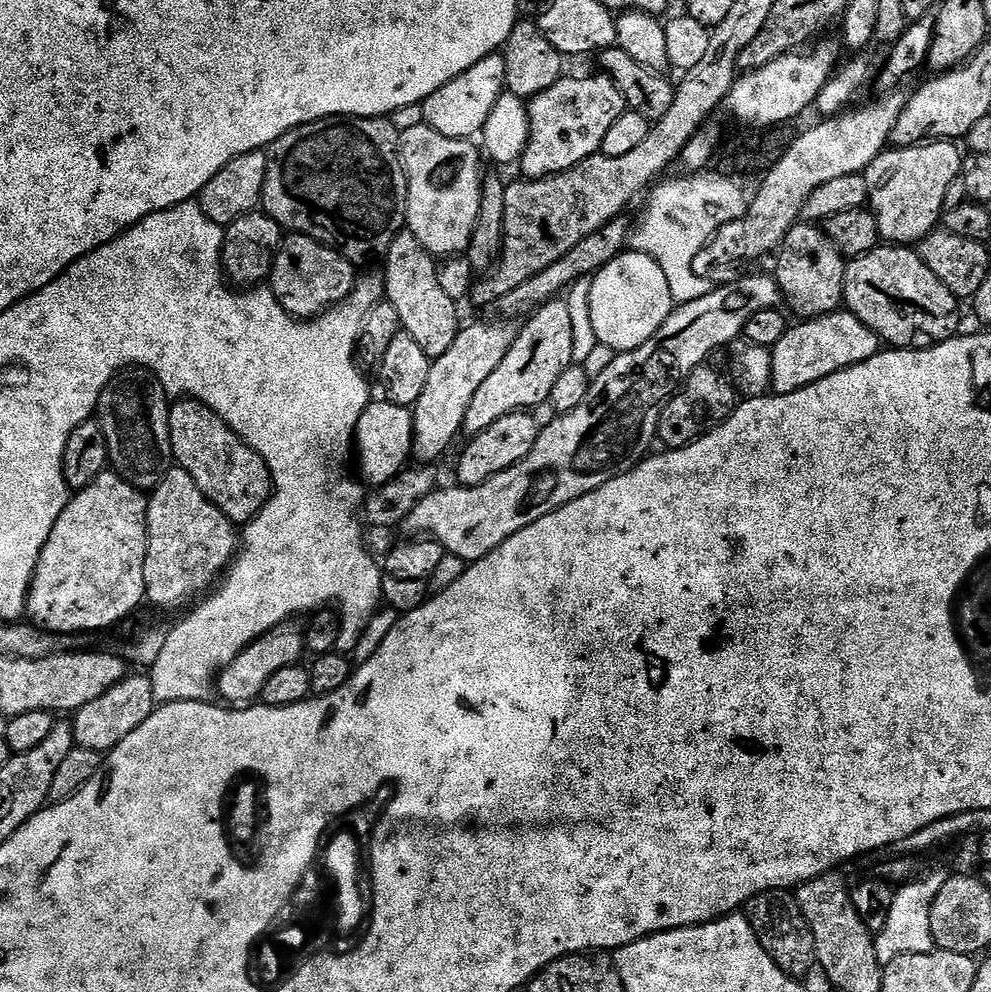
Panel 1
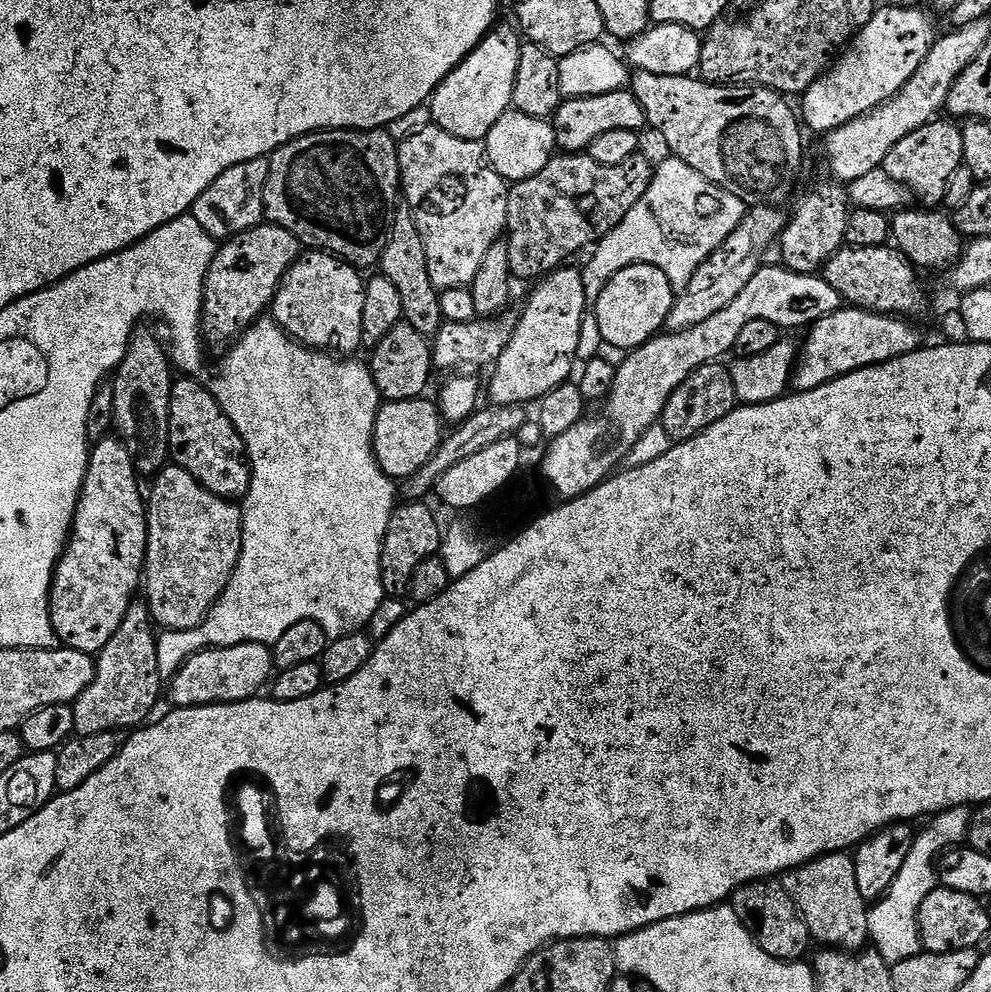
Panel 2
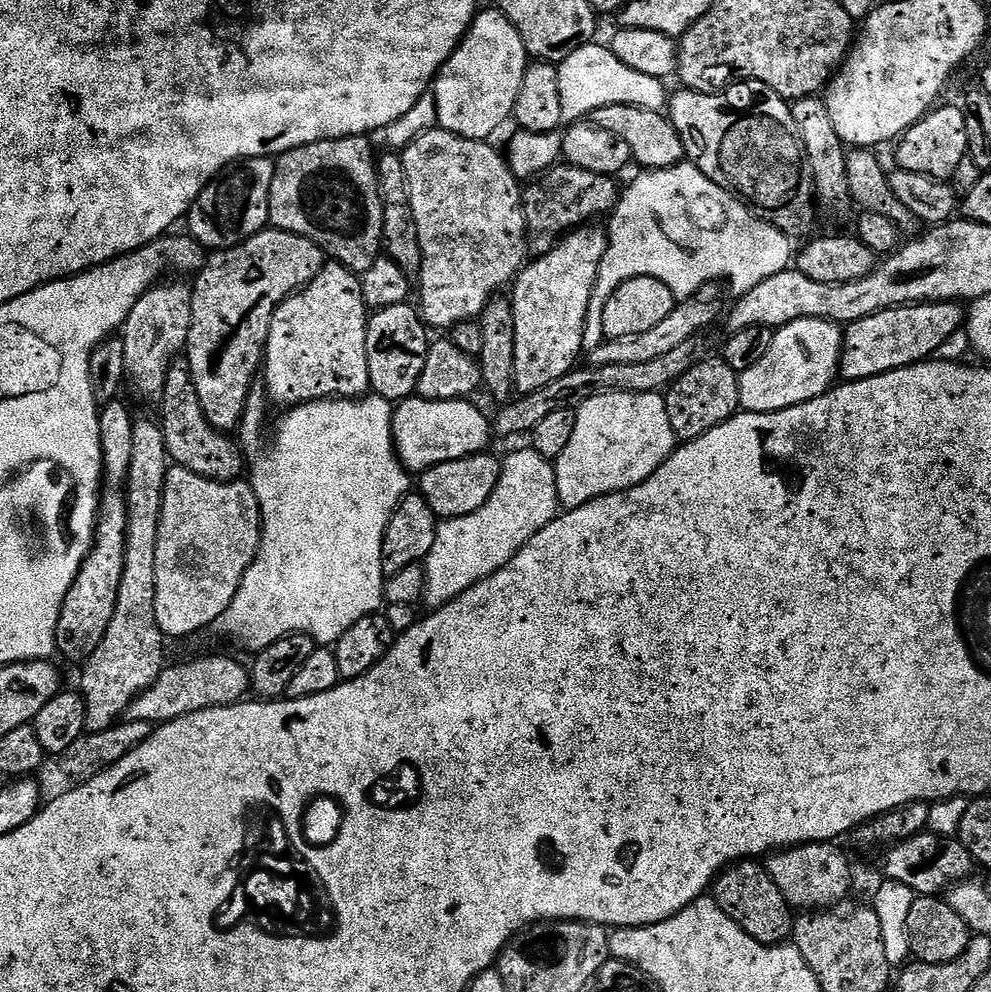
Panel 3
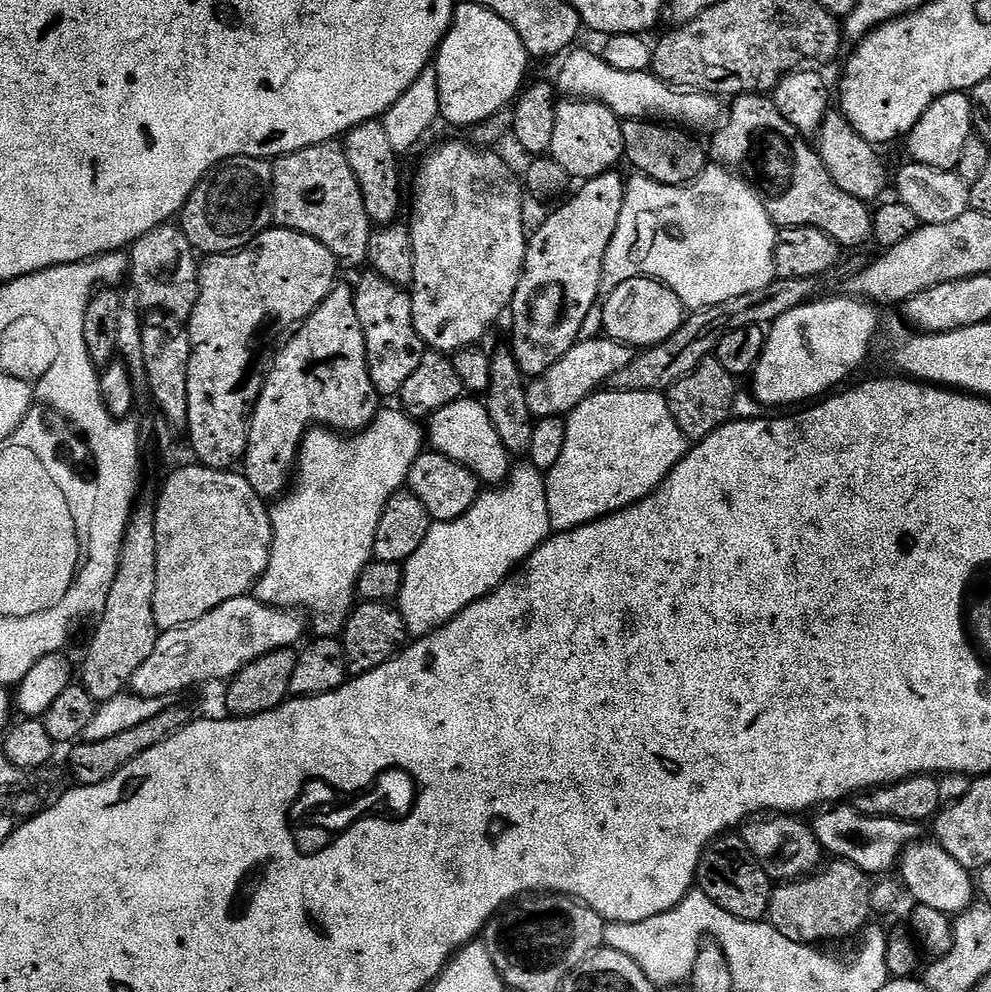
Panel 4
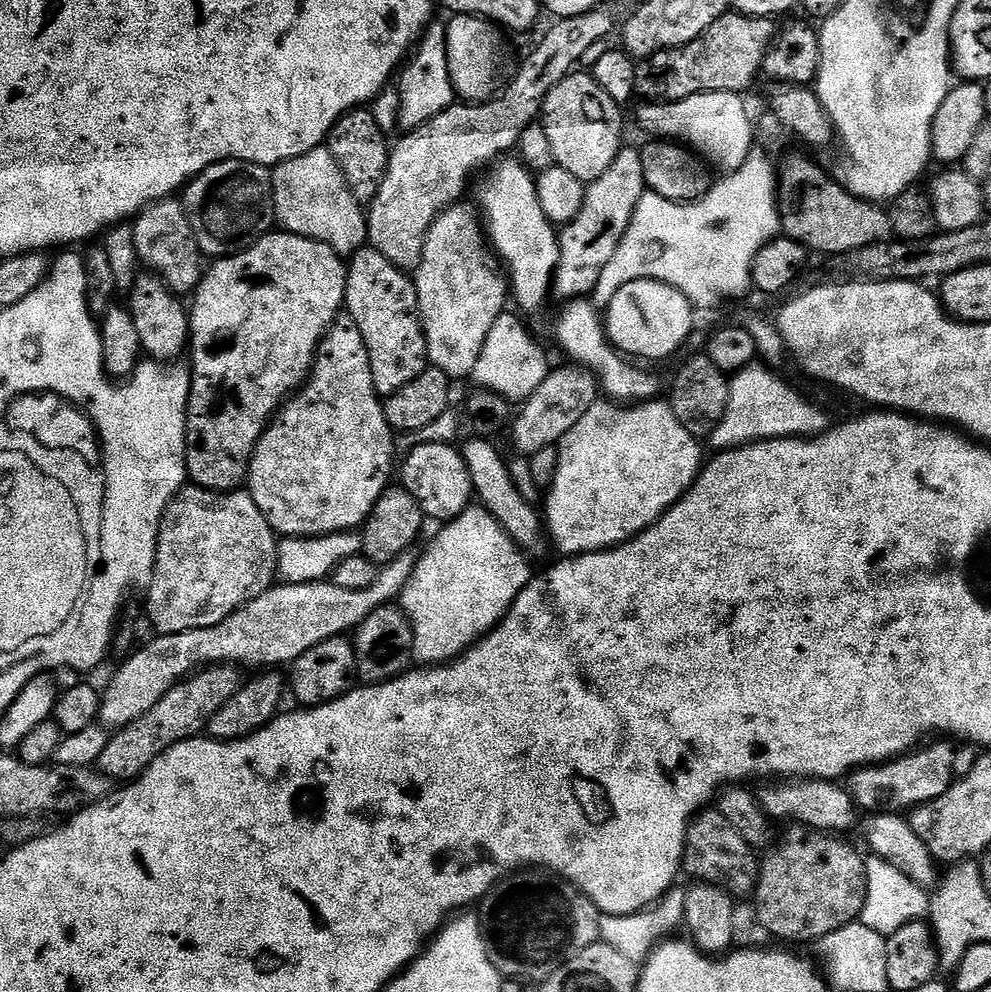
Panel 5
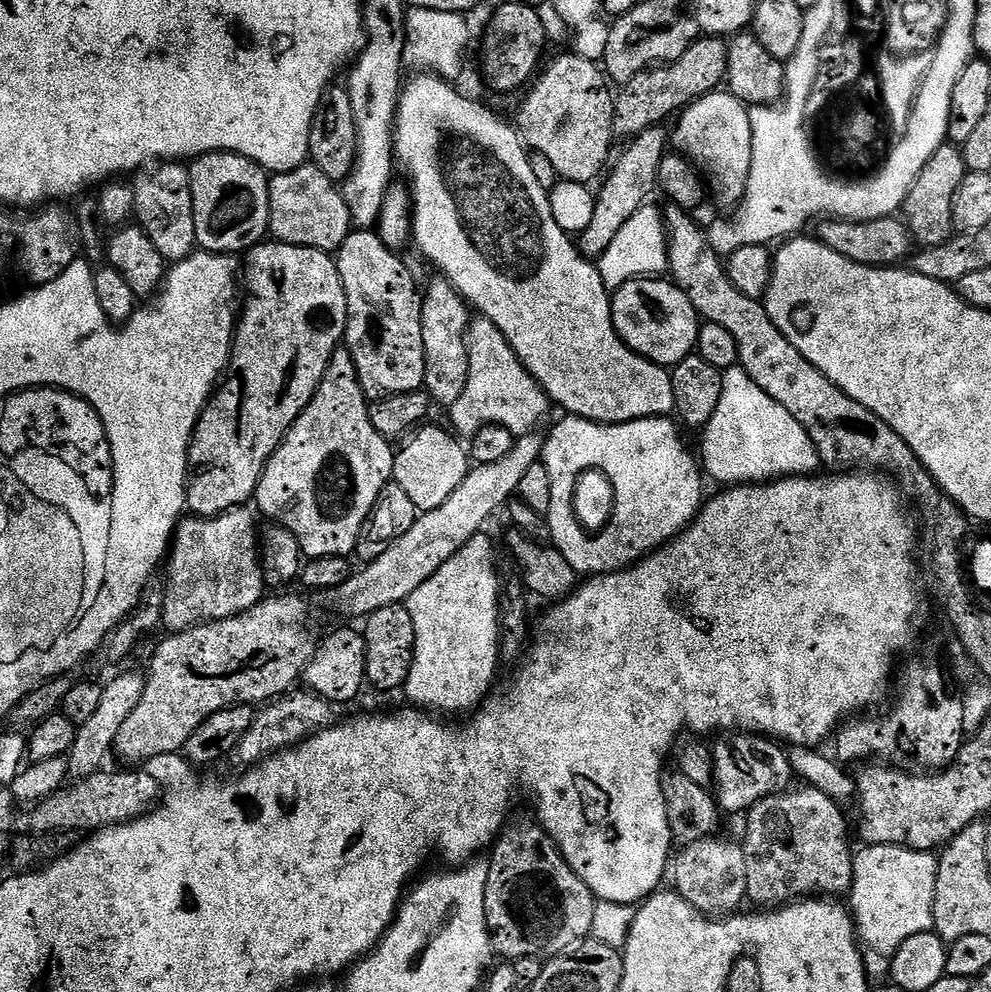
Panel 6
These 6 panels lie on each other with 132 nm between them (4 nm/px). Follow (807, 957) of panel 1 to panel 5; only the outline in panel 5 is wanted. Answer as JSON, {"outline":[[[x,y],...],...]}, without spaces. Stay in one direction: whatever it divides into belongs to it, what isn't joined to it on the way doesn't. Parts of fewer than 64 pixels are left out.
{"outline":[[[701,810],[692,818],[688,826],[688,833],[684,839],[684,859],[682,868],[685,873],[689,872],[696,882],[706,884],[719,884],[733,897],[751,897],[756,891],[756,880],[760,876],[760,865],[757,857],[752,857],[747,842],[722,818],[719,810]]]}

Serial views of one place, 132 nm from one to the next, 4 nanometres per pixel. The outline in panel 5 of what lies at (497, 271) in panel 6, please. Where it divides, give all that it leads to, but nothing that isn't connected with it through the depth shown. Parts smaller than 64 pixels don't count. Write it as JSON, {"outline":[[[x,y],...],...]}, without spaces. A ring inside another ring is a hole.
{"outline":[[[504,158],[491,165],[481,176],[484,177],[480,181],[475,181],[474,204],[482,217],[486,239],[506,273],[514,304],[516,300],[515,307],[521,313],[536,312],[543,306],[548,292],[550,296],[556,263],[560,261],[557,229],[548,221],[546,214],[542,214],[542,202],[538,202],[533,173],[523,164]],[[584,298],[565,303],[563,307],[560,317],[556,320],[556,340],[560,343],[561,350],[569,356],[567,359],[587,368],[596,377],[599,391],[609,401],[651,401],[657,395],[655,392],[660,388],[655,374],[635,368],[635,366],[640,366],[629,362],[617,349],[612,347],[598,309]]]}

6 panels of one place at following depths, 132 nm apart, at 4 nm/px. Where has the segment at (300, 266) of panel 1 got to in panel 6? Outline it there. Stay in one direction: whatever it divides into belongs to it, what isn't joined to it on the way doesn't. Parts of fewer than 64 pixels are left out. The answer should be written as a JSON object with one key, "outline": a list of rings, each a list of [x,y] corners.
{"outline":[[[341,346],[336,349],[336,353],[330,358],[330,366],[326,370],[326,374],[322,378],[322,382],[318,386],[314,398],[306,406],[303,414],[296,419],[292,429],[284,435],[284,440],[276,447],[272,457],[264,463],[264,473],[256,487],[254,504],[260,507],[261,513],[259,512],[259,515],[261,517],[263,517],[262,515],[269,516],[267,519],[271,523],[281,524],[286,530],[290,530],[290,534],[294,534],[294,538],[298,538],[298,546],[301,553],[308,560],[330,558],[331,556],[351,557],[356,550],[358,534],[362,534],[362,526],[366,522],[370,510],[374,510],[374,502],[378,502],[378,494],[392,480],[396,452],[390,441],[382,438],[382,434],[378,434],[378,430],[374,430],[374,422],[370,422],[370,414],[368,413],[369,407],[370,401],[365,396],[362,386],[358,382],[354,358],[348,353],[347,347]]]}

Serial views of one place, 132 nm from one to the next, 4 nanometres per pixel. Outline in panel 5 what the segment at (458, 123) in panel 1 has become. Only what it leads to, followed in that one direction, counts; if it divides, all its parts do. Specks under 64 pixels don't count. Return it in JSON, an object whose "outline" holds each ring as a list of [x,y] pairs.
{"outline":[[[453,15],[452,21],[447,21],[444,41],[446,42],[446,58],[450,82],[457,97],[464,102],[483,102],[492,99],[497,91],[496,75],[500,72],[500,36],[497,25],[490,20],[481,20],[479,16]]]}

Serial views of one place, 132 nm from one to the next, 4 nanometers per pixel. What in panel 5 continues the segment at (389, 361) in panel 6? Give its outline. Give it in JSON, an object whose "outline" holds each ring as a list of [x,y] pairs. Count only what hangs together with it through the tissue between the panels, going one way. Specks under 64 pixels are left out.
{"outline":[[[370,246],[357,250],[346,267],[344,308],[358,330],[362,330],[362,342],[366,342],[366,350],[370,354],[370,370],[376,391],[387,398],[402,390],[406,382],[414,382],[414,378],[429,367],[416,281],[409,273],[394,266],[390,258],[382,258],[382,254]]]}

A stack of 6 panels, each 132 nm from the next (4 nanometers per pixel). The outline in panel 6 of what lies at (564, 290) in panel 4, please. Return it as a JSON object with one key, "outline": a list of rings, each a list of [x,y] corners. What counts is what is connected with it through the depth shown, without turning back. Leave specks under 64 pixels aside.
{"outline":[[[657,126],[646,130],[642,134],[631,137],[627,141],[628,149],[621,154],[611,165],[610,171],[603,177],[604,185],[600,192],[595,193],[596,205],[594,206],[594,218],[590,218],[590,226],[586,226],[584,232],[579,233],[578,247],[583,255],[589,258],[599,258],[608,249],[610,242],[614,242],[614,234],[634,218],[639,208],[645,207],[648,195],[658,188],[658,170],[662,158],[666,155],[666,145],[670,136],[663,127]]]}

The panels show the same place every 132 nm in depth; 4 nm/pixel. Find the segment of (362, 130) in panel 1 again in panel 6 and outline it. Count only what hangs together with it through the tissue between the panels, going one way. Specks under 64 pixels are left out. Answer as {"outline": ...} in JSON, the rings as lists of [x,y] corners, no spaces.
{"outline":[[[311,162],[299,164],[289,172],[275,173],[269,179],[270,218],[268,230],[273,241],[290,246],[322,250],[329,254],[339,252],[354,225],[350,210],[344,201],[337,181],[326,178],[322,170]]]}

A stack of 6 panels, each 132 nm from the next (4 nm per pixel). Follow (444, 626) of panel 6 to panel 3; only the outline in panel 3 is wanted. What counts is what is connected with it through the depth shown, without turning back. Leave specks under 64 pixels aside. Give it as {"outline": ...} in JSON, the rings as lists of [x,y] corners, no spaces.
{"outline":[[[530,446],[503,457],[502,486],[494,490],[492,497],[473,514],[437,525],[434,544],[424,561],[426,586],[423,597],[427,607],[435,610],[448,604],[470,586],[506,566],[538,530],[550,526],[561,512],[553,461],[542,458],[542,454]]]}

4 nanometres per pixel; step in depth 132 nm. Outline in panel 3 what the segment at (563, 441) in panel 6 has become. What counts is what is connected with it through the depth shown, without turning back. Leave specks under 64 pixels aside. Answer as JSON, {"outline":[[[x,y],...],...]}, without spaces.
{"outline":[[[607,392],[587,399],[575,409],[574,435],[566,450],[554,461],[556,466],[556,485],[561,509],[567,510],[586,506],[586,502],[594,502],[594,498],[602,498],[615,492],[629,492],[634,486],[646,482],[666,458],[676,451],[678,441],[674,434],[674,426],[670,426],[670,414],[661,393],[630,394],[629,392]]]}

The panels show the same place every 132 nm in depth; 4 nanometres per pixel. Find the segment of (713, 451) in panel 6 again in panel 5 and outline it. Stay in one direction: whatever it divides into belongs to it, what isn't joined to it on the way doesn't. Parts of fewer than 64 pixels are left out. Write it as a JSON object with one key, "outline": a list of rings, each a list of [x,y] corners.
{"outline":[[[754,362],[741,372],[735,373],[730,380],[730,402],[726,402],[726,414],[722,414],[722,422],[712,432],[710,443],[713,449],[738,448],[742,444],[754,444],[757,440],[778,440],[782,436],[819,436],[830,427],[828,416],[812,400],[800,396],[796,388],[791,388],[784,380],[775,376],[773,369],[763,362]]]}

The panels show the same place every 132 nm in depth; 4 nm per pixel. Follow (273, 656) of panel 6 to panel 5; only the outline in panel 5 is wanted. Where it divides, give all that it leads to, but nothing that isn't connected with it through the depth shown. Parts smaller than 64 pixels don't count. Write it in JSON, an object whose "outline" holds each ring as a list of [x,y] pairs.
{"outline":[[[213,664],[181,680],[154,706],[150,706],[150,710],[146,710],[142,718],[130,722],[109,739],[98,761],[99,771],[113,782],[131,782],[144,775],[150,762],[170,750],[170,746],[201,735],[215,712],[226,702],[230,702],[230,698],[234,698],[234,694],[240,689],[240,672],[239,667],[231,664]]]}

